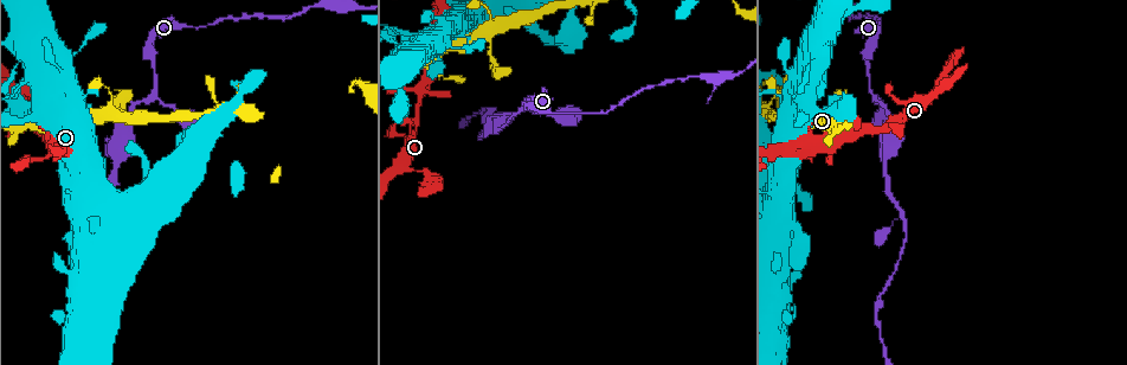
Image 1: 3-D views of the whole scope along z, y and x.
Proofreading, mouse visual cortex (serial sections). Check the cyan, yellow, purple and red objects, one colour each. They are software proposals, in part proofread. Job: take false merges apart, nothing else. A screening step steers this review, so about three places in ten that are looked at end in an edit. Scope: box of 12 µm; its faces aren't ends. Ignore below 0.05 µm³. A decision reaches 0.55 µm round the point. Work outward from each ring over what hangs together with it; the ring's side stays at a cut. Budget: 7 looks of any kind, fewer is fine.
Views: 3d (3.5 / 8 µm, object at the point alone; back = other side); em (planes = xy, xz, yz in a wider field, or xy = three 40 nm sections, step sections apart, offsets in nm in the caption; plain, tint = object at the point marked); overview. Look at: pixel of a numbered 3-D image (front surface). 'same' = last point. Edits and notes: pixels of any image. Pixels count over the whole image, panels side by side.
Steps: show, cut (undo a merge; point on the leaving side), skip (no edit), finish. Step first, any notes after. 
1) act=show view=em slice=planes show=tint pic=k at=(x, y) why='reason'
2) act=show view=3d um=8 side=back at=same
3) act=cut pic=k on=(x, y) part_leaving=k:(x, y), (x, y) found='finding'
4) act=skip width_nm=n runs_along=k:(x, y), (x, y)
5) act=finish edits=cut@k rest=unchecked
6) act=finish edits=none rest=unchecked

act=show view=3d um=3.5 pic=1 at=(416, 108) why='arms run side by side'

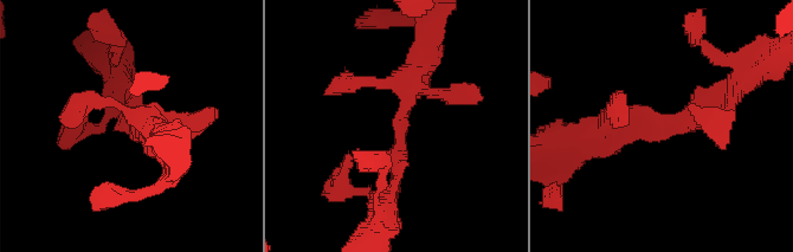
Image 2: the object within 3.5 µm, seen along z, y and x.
act=show view=em slice=xy step=1 show=tint pic=2 at=(400, 128)

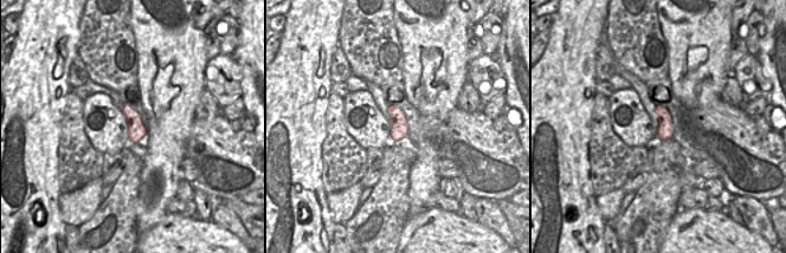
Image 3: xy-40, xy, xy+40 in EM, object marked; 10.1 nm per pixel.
act=show view=em slice=xy step=5 show=tint at=same why='another direction'

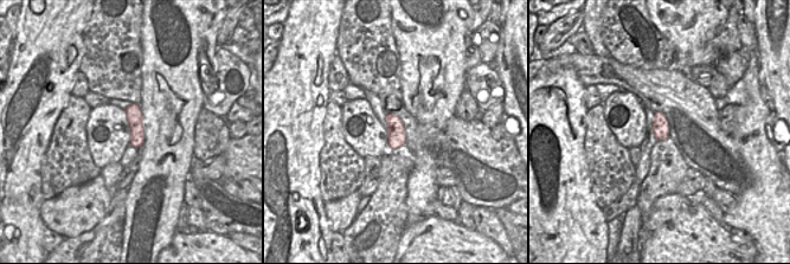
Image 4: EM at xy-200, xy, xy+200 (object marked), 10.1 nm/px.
act=skip runs_along=2:(732, 94), (679, 123), (595, 130) found='one cell here'

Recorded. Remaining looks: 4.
act=show view=3d um=3.5 pic=1 at=(874, 100) why='three-way junction'

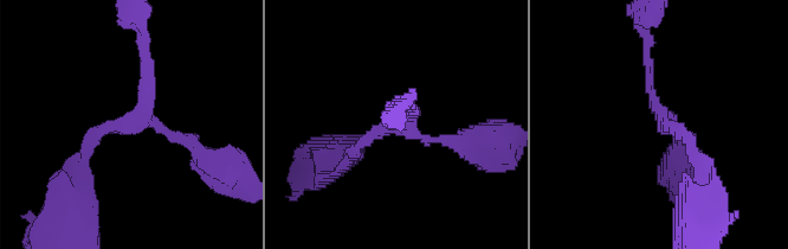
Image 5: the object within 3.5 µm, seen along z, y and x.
act=show view=em slice=planes show=tint pic=5 at=(664, 121) arms=3 arm_widths_nm=150,150,200

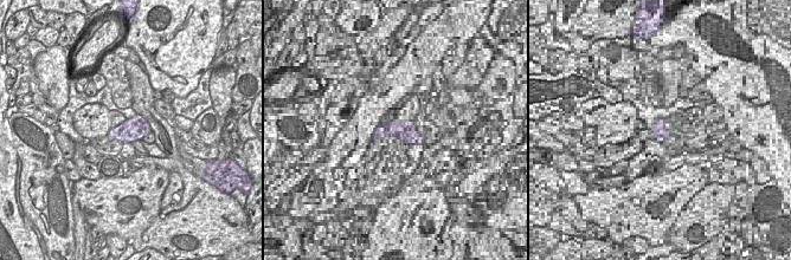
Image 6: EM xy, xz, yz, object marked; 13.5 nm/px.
act=skip runs_along=5:(146, 48), (139, 120), (98, 131), (84, 157) found='one cell here'

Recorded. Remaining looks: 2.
act=finish edits=none rest=unchecked

